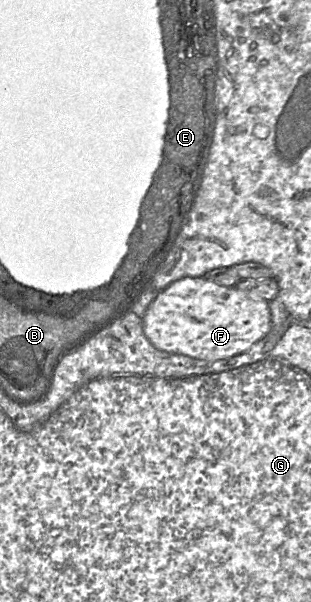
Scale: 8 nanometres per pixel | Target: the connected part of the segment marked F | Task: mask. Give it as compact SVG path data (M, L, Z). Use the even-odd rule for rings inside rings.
M185 277L172 283L156 297L143 318L143 331L154 347L200 360L220 360L242 354L265 337L271 325L270 302L253 299L235 286L218 285L205 277Z

